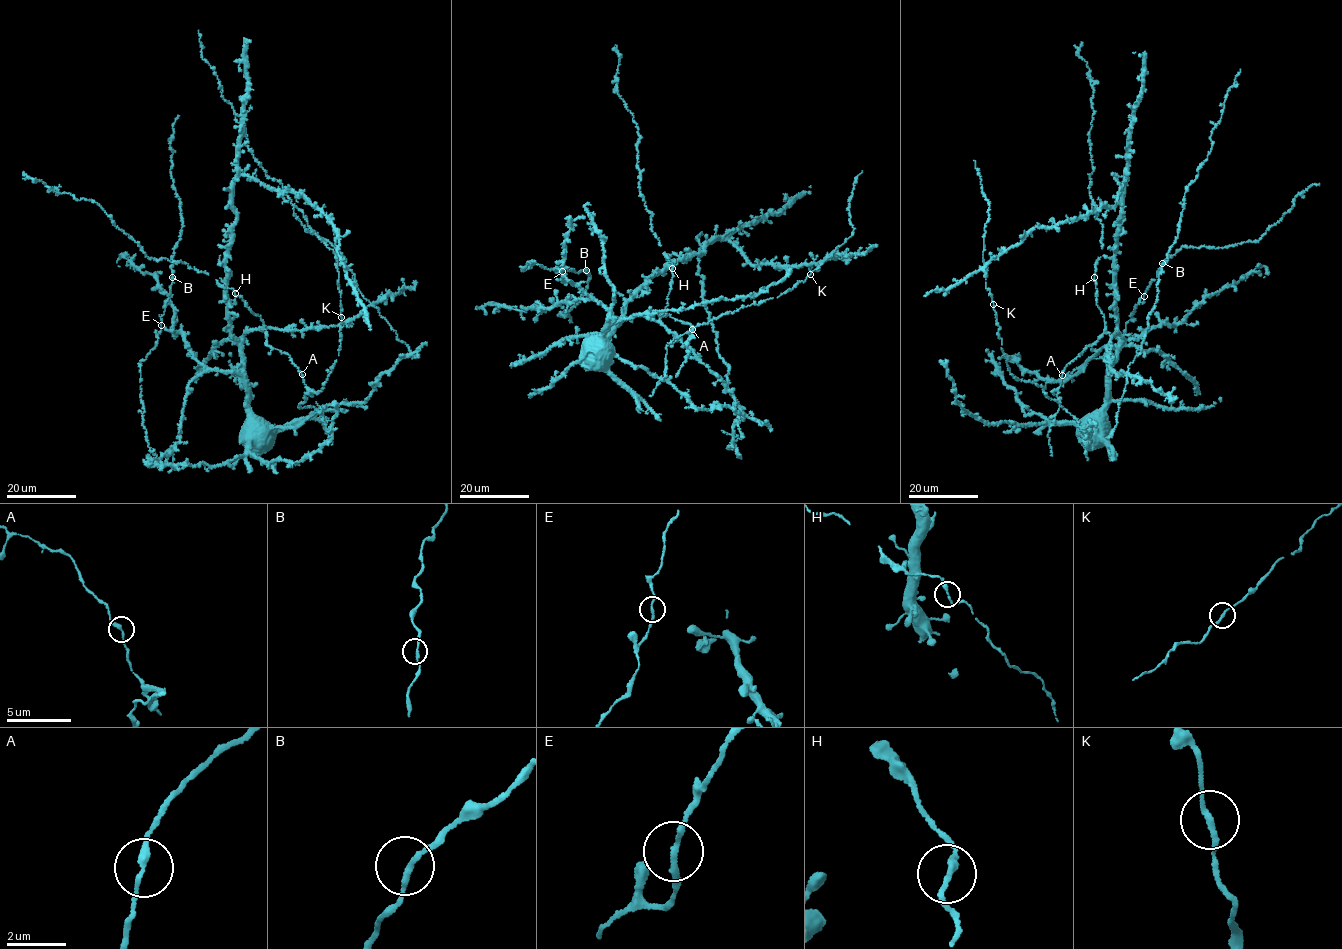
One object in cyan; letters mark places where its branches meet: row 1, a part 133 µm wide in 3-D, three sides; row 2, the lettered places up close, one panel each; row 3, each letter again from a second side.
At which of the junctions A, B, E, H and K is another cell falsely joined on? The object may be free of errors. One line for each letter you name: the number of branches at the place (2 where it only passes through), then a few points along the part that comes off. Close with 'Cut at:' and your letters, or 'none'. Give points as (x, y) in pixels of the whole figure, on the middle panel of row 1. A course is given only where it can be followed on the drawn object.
Cut at: none

